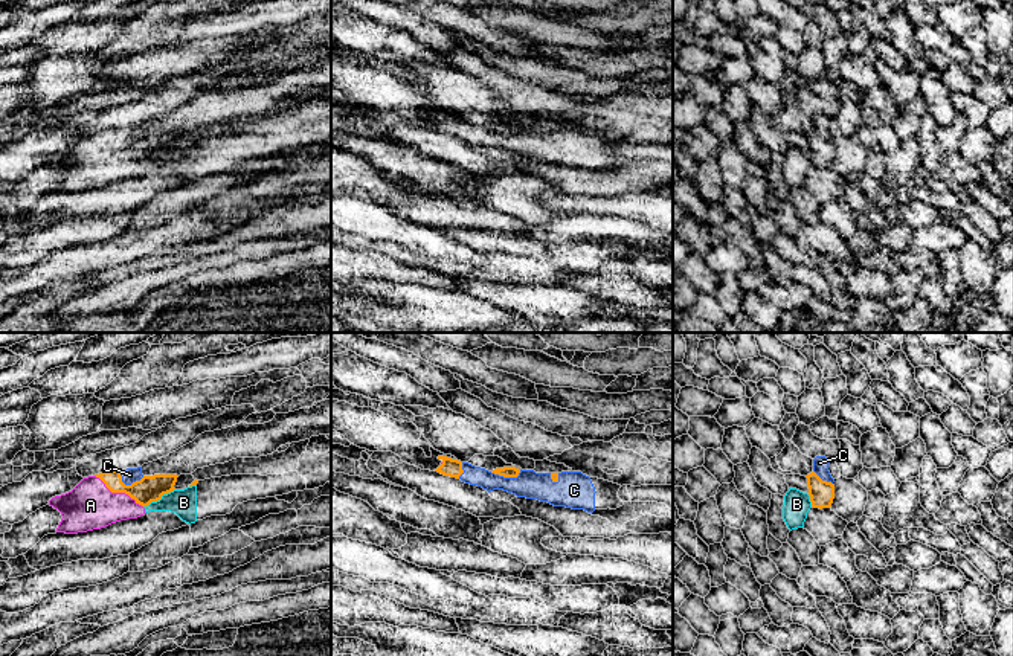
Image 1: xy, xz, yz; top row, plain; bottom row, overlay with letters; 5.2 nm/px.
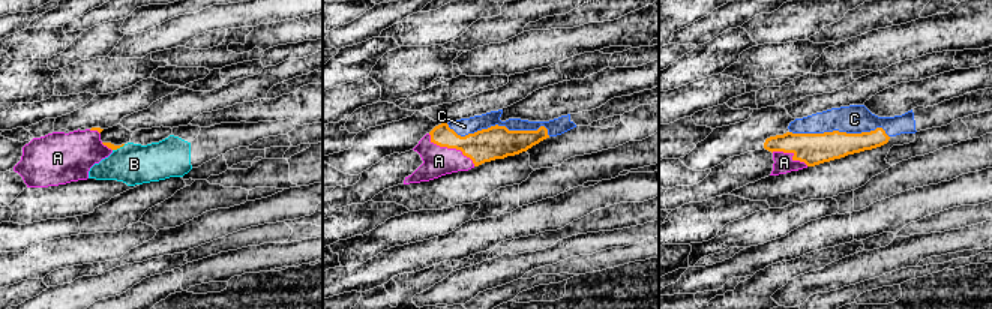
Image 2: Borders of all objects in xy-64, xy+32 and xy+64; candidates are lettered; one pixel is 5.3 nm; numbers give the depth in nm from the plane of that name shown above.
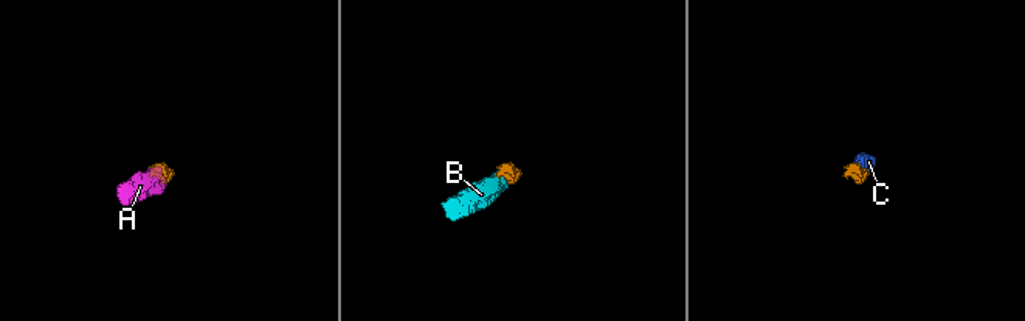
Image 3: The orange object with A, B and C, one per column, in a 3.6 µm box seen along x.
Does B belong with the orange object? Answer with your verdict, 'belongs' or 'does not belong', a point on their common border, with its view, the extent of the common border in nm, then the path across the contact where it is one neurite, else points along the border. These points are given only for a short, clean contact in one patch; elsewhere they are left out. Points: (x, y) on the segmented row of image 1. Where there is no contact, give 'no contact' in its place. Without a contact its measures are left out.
does not belong; contact xy (159, 499); length 190 nm; border xy (174, 488), (144, 507)

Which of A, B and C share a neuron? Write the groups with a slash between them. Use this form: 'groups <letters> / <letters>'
groups A C / B

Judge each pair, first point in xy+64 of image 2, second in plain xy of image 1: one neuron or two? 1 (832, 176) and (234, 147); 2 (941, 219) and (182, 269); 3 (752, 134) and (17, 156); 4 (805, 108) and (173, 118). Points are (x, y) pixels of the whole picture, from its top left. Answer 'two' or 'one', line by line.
1: two
2: two
3: one
4: two

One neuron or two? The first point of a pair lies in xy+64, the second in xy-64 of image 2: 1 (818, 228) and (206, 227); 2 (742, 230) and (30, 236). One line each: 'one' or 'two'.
1: two
2: one

